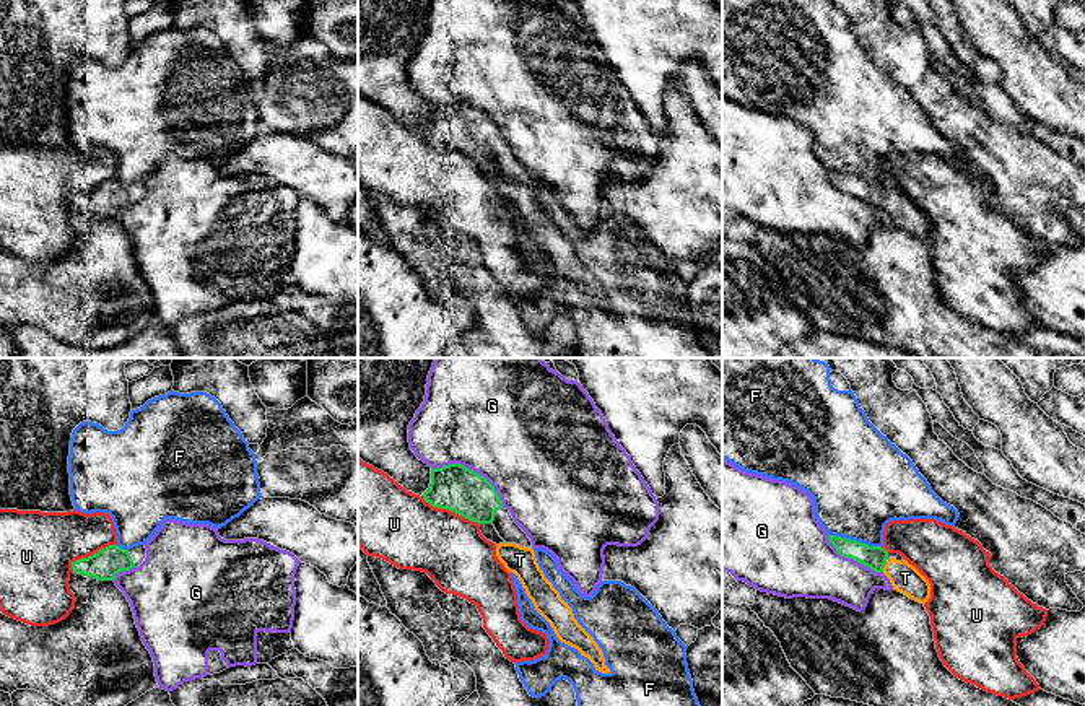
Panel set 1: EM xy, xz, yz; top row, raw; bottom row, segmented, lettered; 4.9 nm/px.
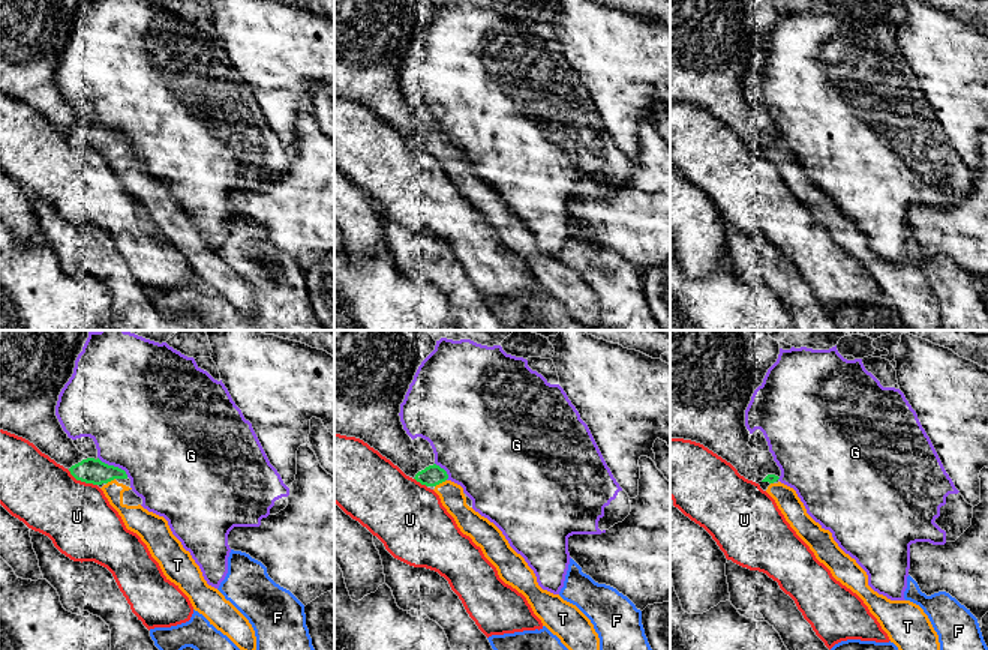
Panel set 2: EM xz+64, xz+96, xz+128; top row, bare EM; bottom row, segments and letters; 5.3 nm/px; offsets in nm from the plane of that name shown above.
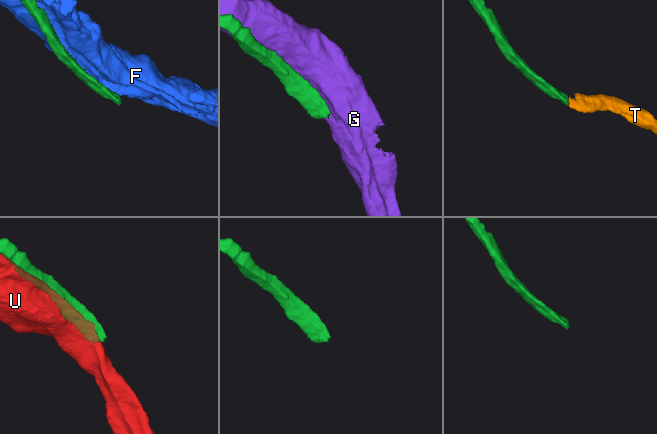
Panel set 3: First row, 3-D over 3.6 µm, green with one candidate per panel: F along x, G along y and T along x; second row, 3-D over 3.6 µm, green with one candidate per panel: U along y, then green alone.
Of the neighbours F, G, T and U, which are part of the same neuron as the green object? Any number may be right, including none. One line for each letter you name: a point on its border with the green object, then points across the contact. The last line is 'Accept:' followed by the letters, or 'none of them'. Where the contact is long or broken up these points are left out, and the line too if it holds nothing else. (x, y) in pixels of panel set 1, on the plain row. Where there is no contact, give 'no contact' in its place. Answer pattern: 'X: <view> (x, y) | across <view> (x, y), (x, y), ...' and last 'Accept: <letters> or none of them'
T: yz (884, 202) | across yz (875, 194), (884, 202), (898, 207), (905, 213)
Accept: T

